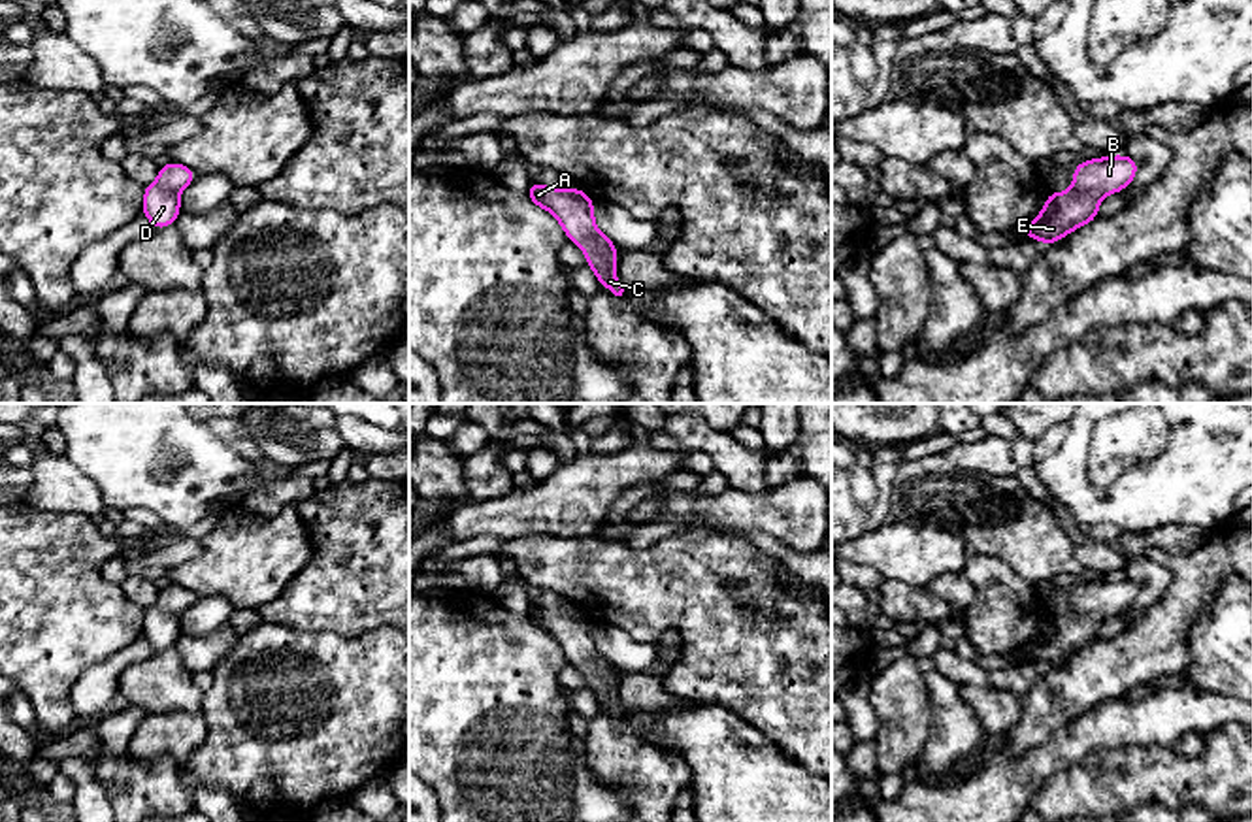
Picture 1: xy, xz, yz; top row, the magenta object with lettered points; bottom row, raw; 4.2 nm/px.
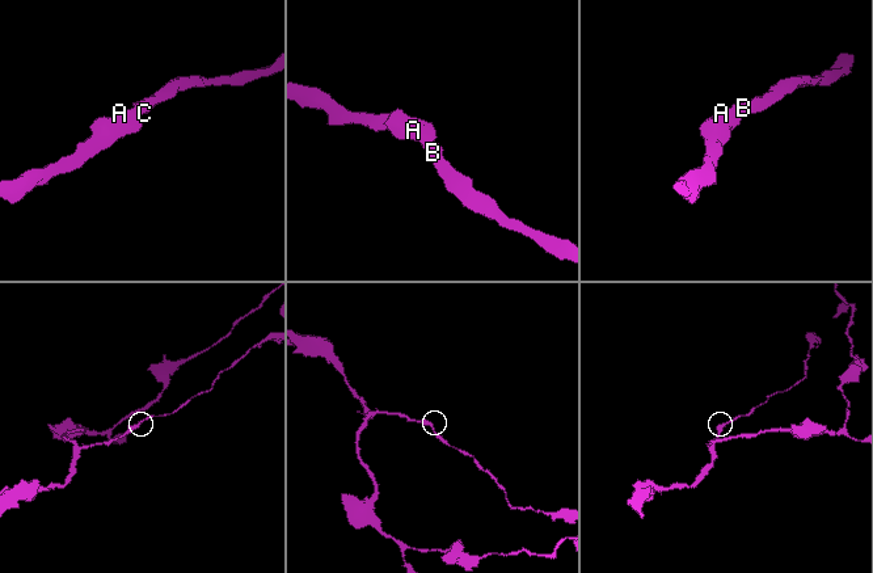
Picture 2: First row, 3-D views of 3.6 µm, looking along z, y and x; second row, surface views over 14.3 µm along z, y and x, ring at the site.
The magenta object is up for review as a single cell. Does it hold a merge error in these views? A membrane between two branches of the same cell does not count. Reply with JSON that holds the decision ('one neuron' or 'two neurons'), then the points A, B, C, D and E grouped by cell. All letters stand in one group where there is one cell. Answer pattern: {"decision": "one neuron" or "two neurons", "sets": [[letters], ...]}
{"decision": "one neuron", "sets": [["A", "B", "C", "D", "E"]]}

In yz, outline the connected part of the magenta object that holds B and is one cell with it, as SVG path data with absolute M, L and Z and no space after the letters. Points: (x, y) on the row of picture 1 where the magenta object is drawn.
M1128 155L1079 162L1073 168L1073 187L1067 192L1050 190L1039 217L1022 230L1022 236L1043 245L1063 239L1096 221L1101 200L1129 187L1137 170L1139 162Z

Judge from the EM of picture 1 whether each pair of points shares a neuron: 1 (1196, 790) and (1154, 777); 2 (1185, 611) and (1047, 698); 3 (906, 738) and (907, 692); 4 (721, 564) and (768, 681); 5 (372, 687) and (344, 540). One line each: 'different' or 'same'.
1: same
2: same
3: same
4: same
5: different

